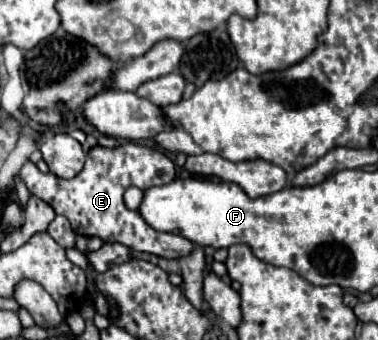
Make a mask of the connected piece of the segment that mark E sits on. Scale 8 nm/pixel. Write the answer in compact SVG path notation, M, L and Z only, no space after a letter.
M127 141L119 147L95 145L87 153L85 167L73 179L59 179L53 173L41 173L35 163L27 161L19 173L29 193L49 203L57 215L69 219L73 231L85 237L101 237L109 243L121 243L131 251L145 251L159 257L181 257L193 249L191 241L177 237L175 233L157 233L153 227L145 225L137 211L129 211L123 203L123 193L127 187L135 185L139 189L149 189L153 185L165 185L175 179L175 165L161 151Z

